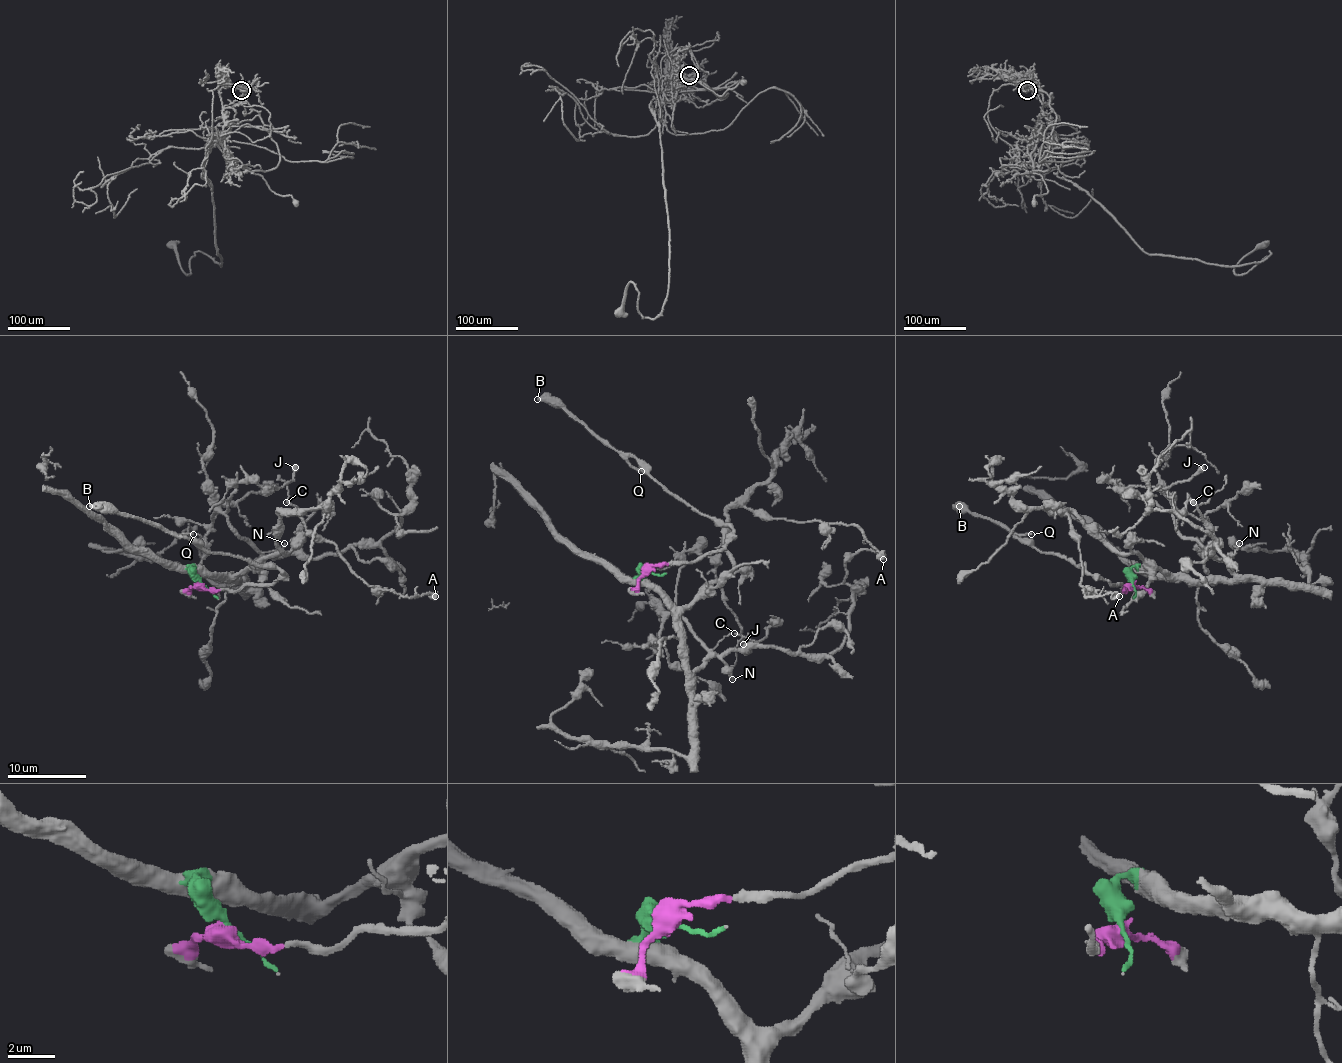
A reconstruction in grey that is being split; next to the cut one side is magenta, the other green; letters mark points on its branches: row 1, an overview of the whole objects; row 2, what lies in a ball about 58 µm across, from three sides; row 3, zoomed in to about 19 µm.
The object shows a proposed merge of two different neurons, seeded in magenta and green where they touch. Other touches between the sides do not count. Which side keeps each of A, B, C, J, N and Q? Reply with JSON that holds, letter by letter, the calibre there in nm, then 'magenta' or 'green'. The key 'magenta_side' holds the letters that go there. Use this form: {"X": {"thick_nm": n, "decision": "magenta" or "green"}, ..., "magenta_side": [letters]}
{"A": {"thick_nm": 600, "decision": "green"}, "B": {"thick_nm": 500, "decision": "magenta"}, "C": {"thick_nm": 160, "decision": "green"}, "J": {"thick_nm": 500, "decision": "green"}, "N": {"thick_nm": 200, "decision": "green"}, "Q": {"thick_nm": 160, "decision": "magenta"}, "magenta_side": ["B", "Q"]}

